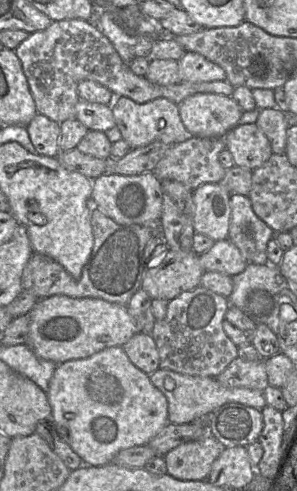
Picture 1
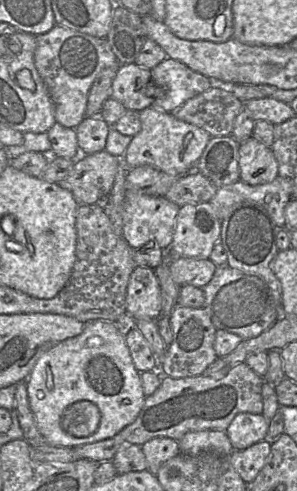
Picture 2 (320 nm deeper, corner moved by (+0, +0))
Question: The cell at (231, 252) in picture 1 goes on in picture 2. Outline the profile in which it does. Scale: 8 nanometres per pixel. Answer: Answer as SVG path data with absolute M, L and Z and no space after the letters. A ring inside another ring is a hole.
M175 257L170 261L170 273L179 286L206 286L213 277L217 266L209 259Z

